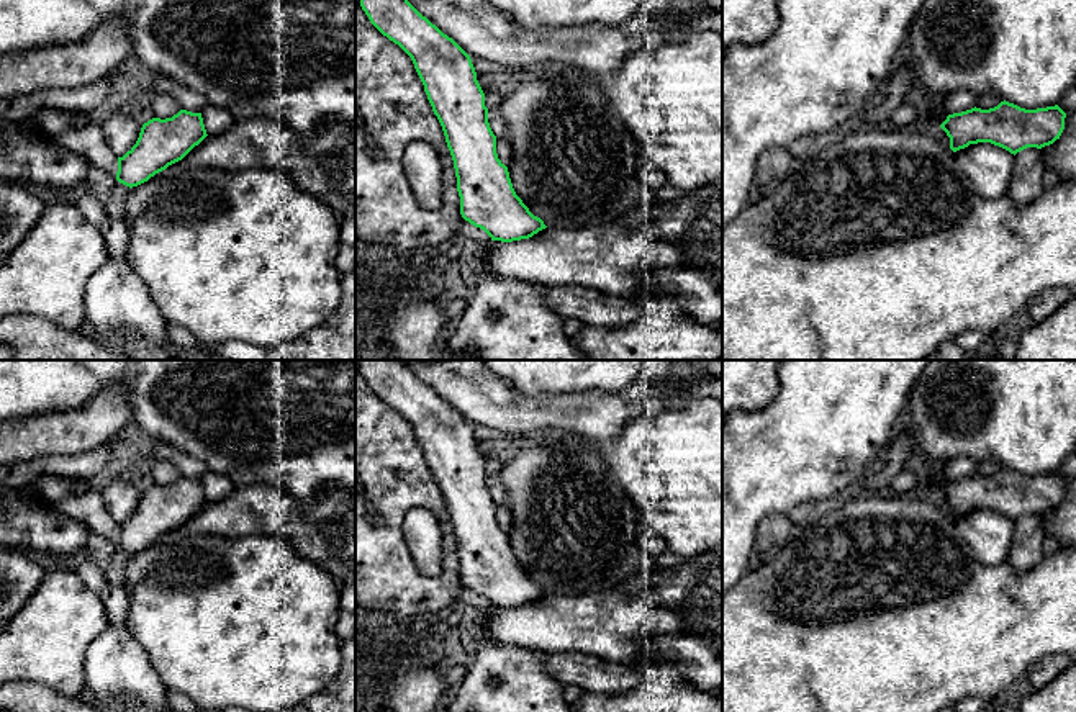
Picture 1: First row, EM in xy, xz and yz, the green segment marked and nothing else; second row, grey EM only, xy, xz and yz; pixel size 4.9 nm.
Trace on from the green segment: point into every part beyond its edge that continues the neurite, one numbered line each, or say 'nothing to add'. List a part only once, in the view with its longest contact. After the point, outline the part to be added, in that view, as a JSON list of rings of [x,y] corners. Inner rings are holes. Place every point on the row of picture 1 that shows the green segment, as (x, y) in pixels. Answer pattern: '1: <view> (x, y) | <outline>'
nothing to add

